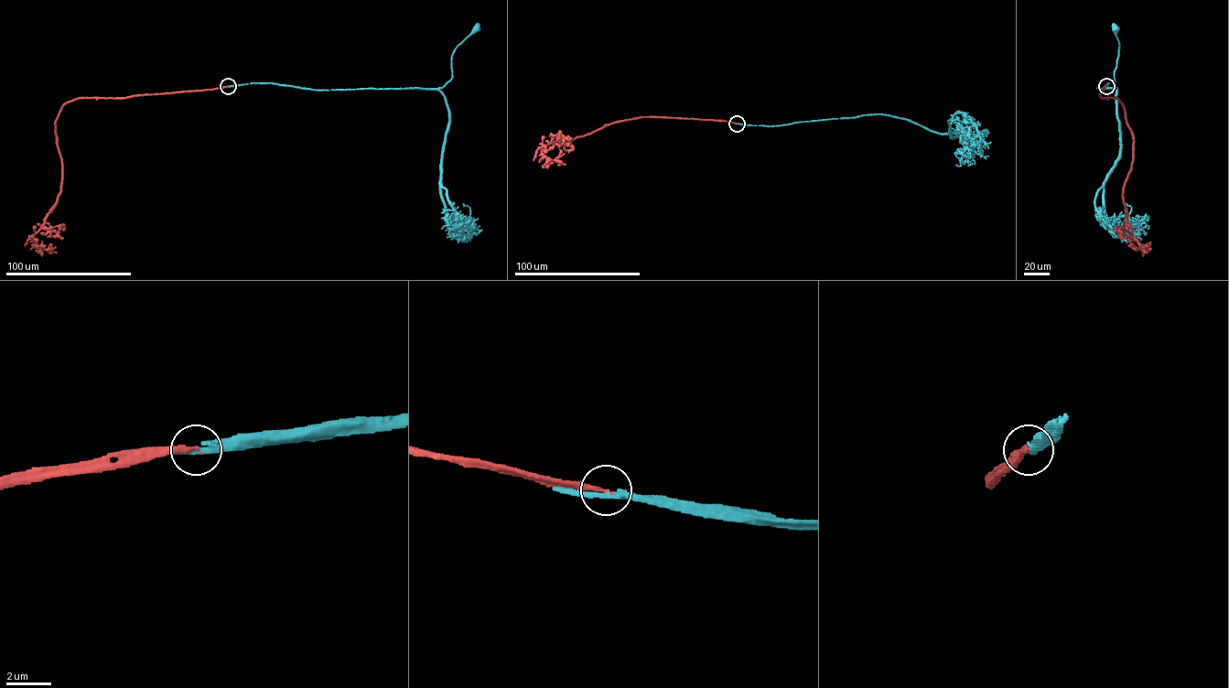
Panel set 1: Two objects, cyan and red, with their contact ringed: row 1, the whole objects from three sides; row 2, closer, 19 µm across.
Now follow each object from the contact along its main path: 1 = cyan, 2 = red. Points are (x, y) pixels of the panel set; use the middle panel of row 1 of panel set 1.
1: (737, 123), (780, 125), (884, 114), (907, 119), (940, 133), (961, 131), (961, 135), (970, 136), (985, 132)
2: (737, 123), (641, 117), (543, 153), (554, 160), (559, 149)

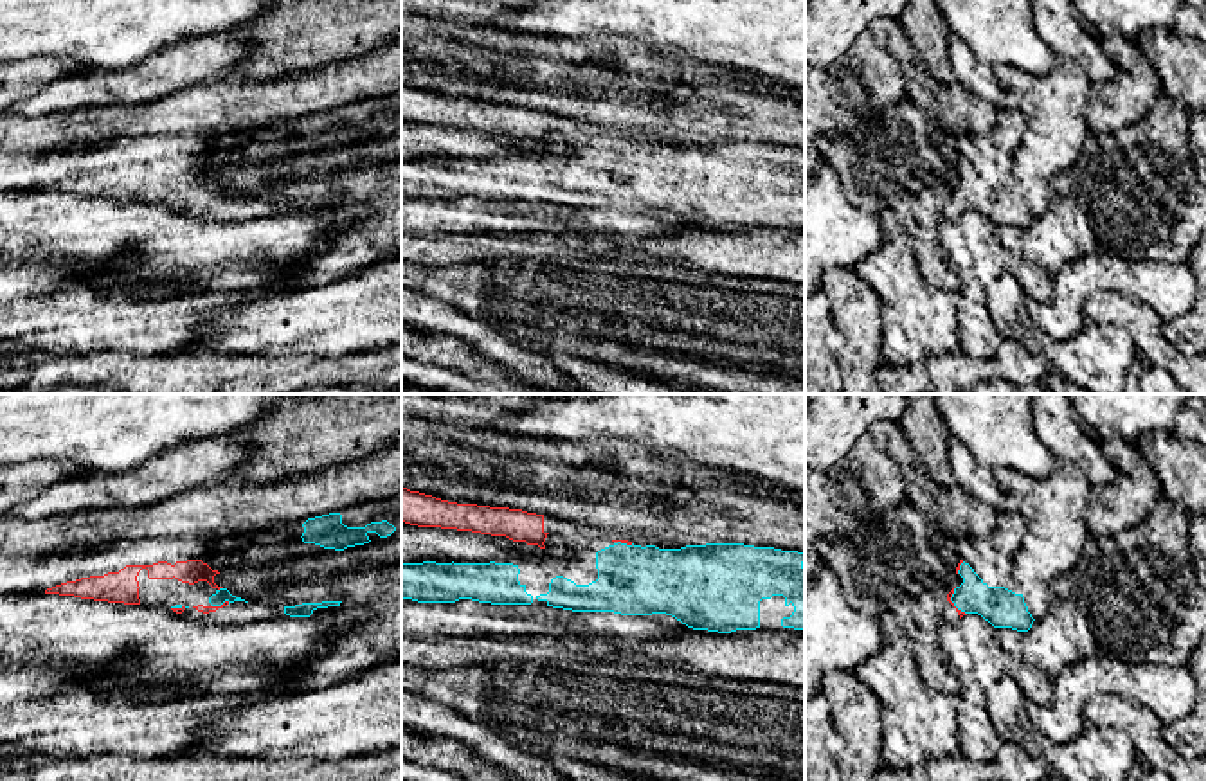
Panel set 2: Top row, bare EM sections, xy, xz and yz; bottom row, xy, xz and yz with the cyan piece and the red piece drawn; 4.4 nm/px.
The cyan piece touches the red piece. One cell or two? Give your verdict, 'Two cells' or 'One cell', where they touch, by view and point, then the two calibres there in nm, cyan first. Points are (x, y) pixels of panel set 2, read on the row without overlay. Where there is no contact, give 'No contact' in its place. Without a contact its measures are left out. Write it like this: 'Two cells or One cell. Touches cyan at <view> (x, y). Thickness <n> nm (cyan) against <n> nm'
One cell. Touches cyan at yz (951, 197). Thickness 180 nm (cyan) against 20 nm

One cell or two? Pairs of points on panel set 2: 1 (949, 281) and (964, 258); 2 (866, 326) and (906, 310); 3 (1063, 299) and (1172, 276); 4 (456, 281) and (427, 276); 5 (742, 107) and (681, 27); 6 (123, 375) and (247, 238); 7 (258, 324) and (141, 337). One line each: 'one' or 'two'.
1: two
2: two
3: one
4: one
5: two
6: two
7: two

